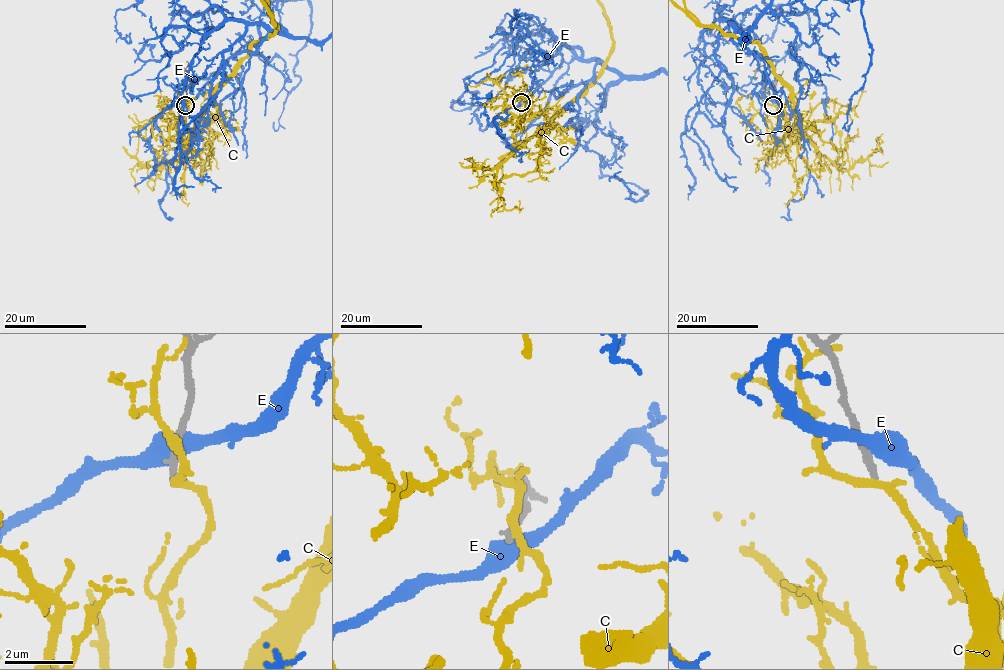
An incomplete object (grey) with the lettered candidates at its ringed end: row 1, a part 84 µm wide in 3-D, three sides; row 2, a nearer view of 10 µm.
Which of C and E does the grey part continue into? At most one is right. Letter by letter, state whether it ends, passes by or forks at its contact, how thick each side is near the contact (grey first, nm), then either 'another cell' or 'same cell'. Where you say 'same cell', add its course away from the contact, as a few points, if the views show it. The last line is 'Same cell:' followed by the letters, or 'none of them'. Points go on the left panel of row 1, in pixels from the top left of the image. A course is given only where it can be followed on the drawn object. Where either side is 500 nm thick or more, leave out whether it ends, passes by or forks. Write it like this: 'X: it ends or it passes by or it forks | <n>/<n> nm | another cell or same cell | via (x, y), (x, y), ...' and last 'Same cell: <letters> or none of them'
C: it passes by | 220/240 nm | another cell
E: it passes by | 280/480 nm | another cell
Same cell: none of them

